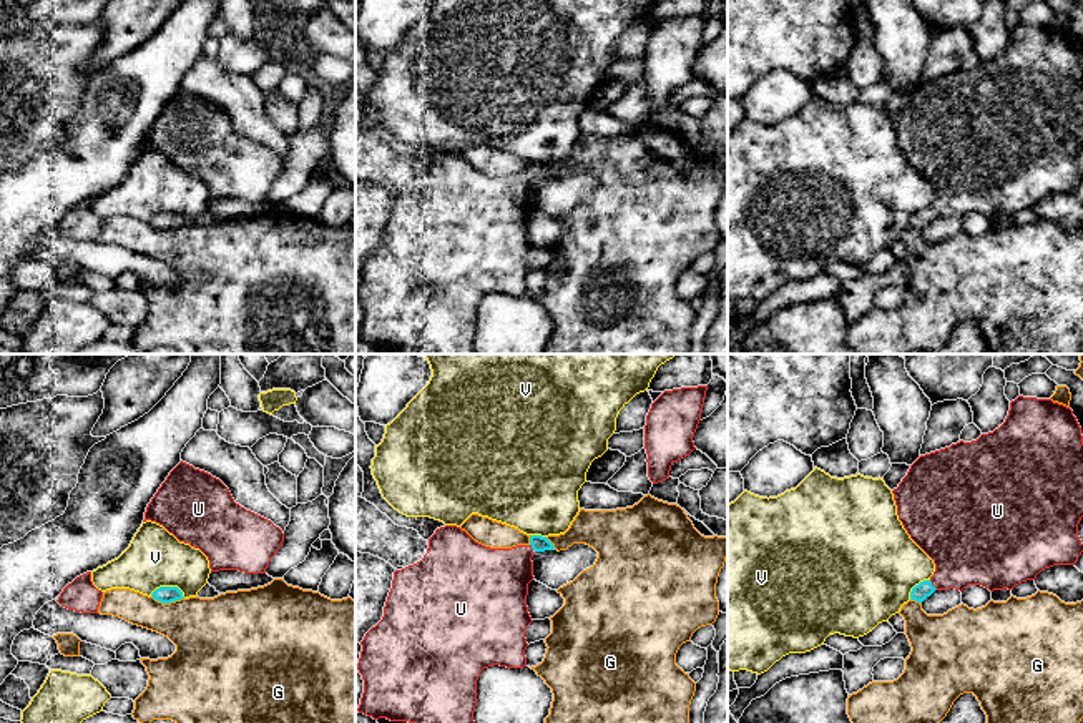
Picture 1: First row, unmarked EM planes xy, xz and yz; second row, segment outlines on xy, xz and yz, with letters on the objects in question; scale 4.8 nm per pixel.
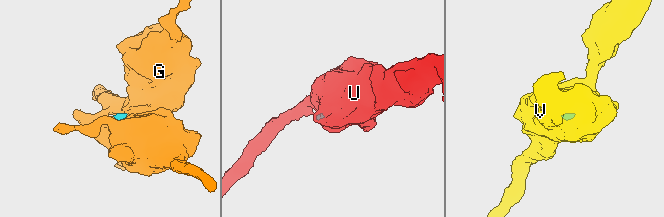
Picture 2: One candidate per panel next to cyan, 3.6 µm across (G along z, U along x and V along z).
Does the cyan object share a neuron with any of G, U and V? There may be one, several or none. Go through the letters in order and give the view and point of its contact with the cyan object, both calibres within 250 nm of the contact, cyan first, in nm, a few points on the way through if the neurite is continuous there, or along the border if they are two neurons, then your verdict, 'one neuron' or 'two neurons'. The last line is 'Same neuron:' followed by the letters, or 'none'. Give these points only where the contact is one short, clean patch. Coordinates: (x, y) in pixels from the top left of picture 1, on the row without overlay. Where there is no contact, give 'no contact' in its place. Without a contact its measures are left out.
G: meets cyan in xy at (168, 230); 80 nm thick on the cyan side, 340 nm on the other; border along xy (151, 223), (161, 230), (183, 226); two neurons
U: meets cyan in yz at (932, 213); 80 nm thick on the cyan side, 360 nm on the other; runs through yz (924, 216), (932, 213), (967, 175); one neuron
V: meets cyan in xy at (168, 215); 80 nm thick on the cyan side, 280 nm on the other; border along xy (150, 223), (160, 215), (176, 215), (185, 225); two neurons
Same neuron: U

